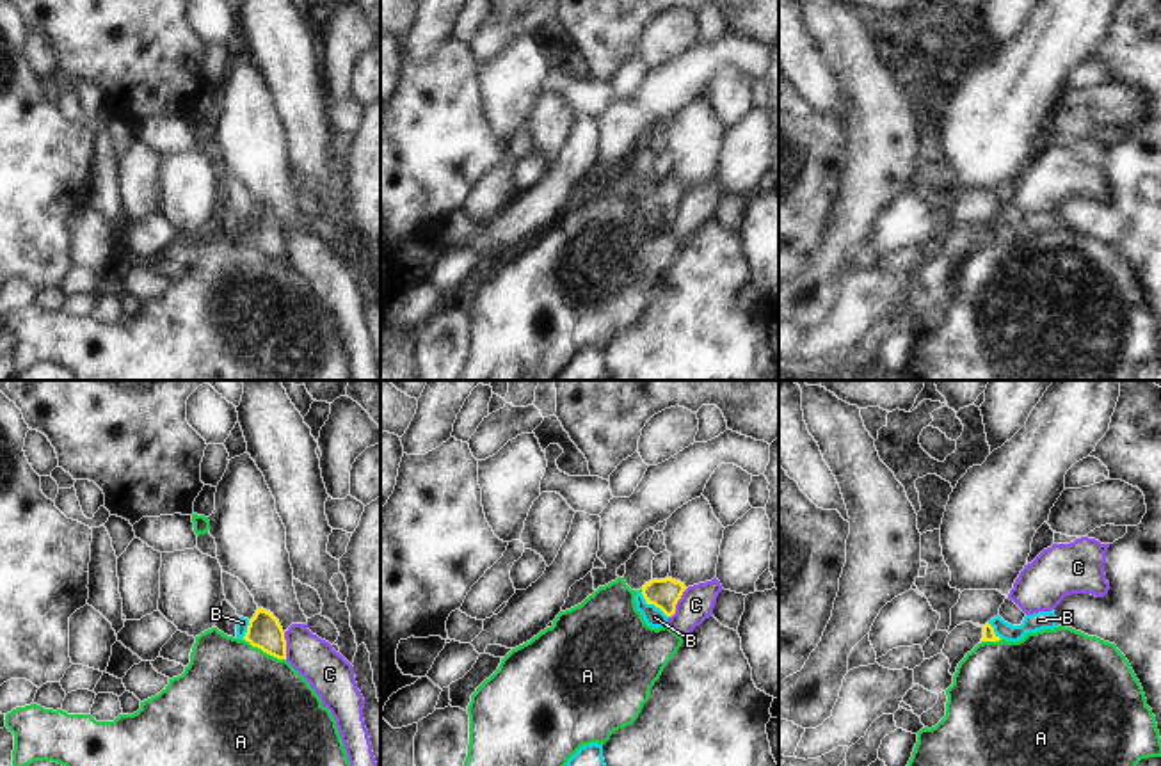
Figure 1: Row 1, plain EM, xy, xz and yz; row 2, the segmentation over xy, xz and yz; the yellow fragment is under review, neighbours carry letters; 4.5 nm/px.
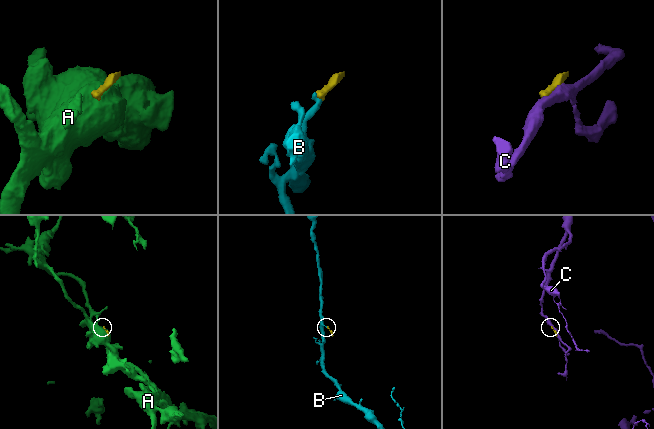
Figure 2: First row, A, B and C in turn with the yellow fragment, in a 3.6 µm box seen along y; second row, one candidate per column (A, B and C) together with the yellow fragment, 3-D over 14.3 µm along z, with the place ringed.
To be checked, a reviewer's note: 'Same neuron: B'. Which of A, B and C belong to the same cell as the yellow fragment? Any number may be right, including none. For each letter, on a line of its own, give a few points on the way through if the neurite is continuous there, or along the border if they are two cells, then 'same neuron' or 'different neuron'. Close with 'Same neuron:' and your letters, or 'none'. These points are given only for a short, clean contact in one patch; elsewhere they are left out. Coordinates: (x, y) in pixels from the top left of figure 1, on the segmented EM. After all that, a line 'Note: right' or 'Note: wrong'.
A: along xy (244, 638), (285, 660) | different neuron
B: along xz (640, 592), (648, 603), (653, 603), (667, 617) | different neuron
C: different neuron
Same neuron: none
Note: wrong

